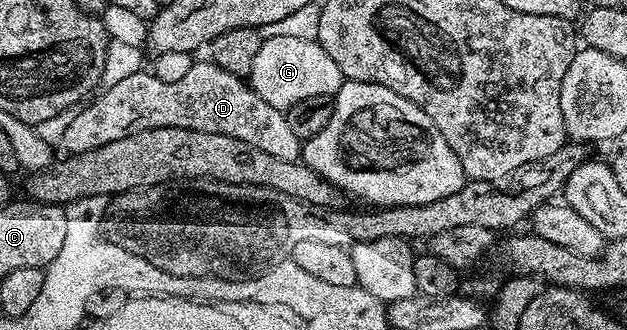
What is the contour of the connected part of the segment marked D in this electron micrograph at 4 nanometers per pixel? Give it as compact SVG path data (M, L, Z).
M210 59L196 60L189 67L189 72L177 83L161 83L161 79L157 79L151 71L134 73L129 75L129 79L121 79L121 83L106 86L87 104L75 113L73 123L65 127L61 145L62 148L67 148L68 154L93 151L105 143L113 143L113 139L125 139L125 135L137 135L137 131L149 131L153 127L181 127L241 139L265 151L265 155L273 155L282 161L298 161L301 157L301 142L297 135L293 135L286 112L277 107L269 107L269 103L265 103L265 99L261 99L261 95L257 95L257 91L251 88L244 78L223 72L223 69L213 64Z

